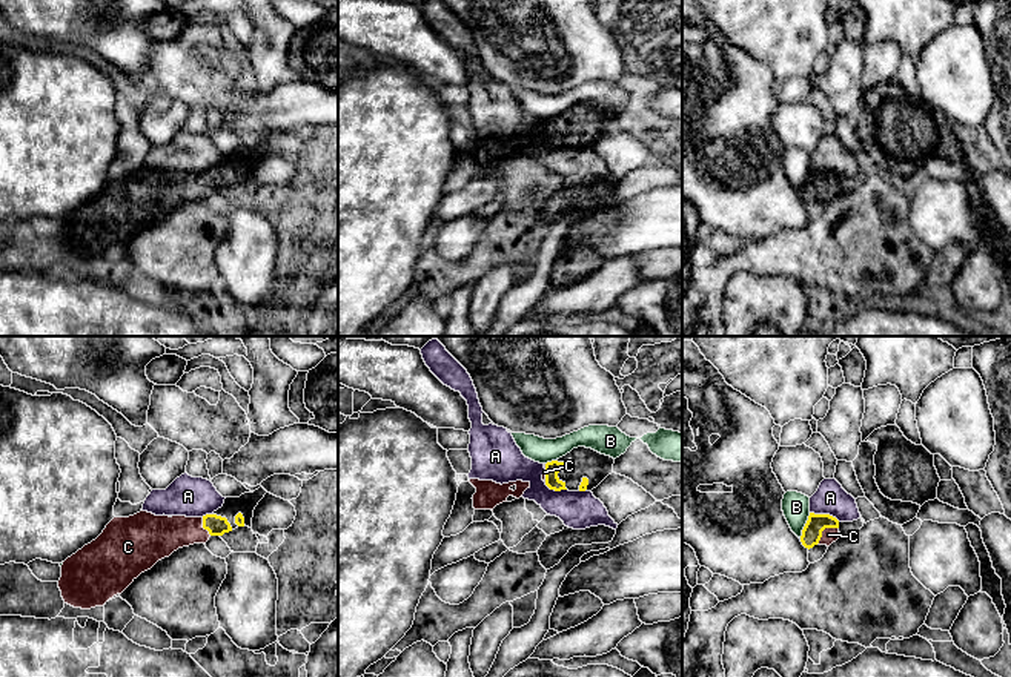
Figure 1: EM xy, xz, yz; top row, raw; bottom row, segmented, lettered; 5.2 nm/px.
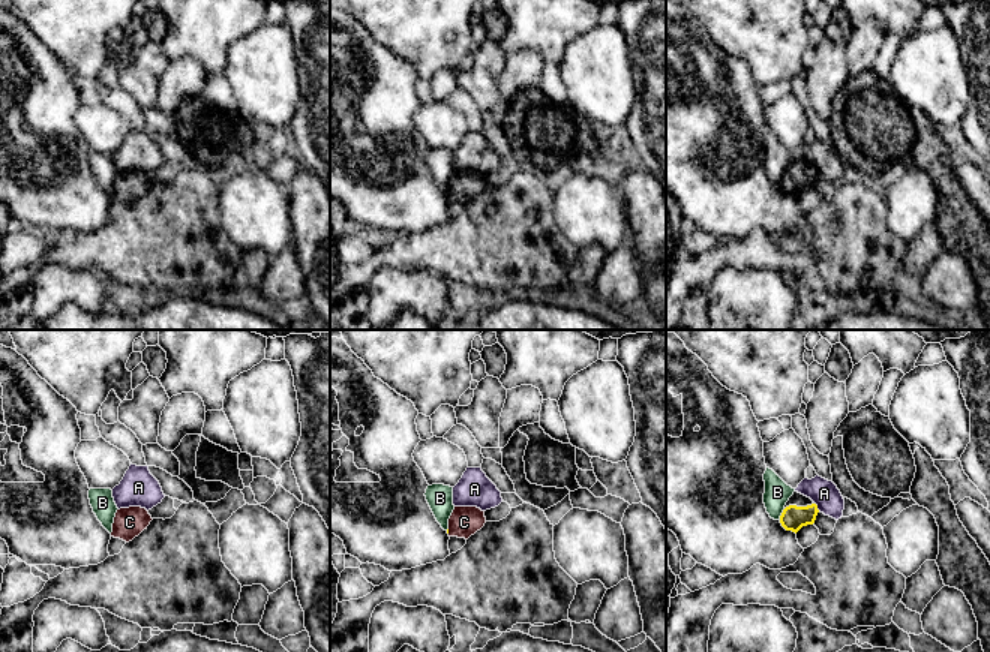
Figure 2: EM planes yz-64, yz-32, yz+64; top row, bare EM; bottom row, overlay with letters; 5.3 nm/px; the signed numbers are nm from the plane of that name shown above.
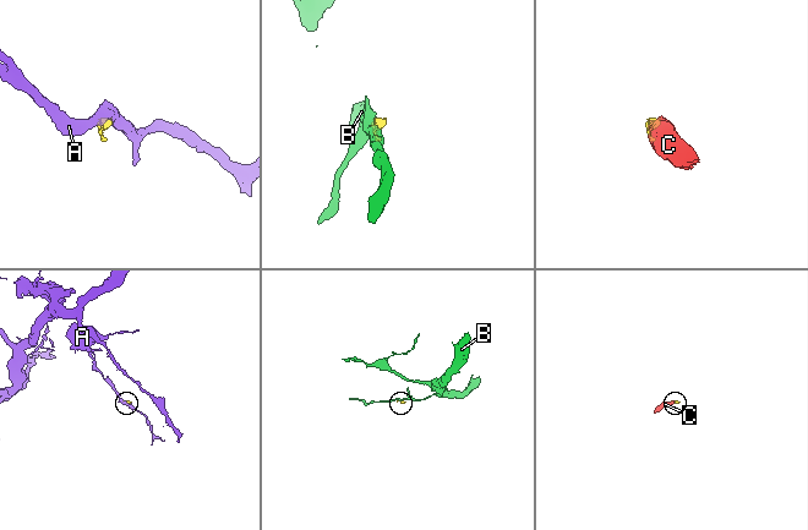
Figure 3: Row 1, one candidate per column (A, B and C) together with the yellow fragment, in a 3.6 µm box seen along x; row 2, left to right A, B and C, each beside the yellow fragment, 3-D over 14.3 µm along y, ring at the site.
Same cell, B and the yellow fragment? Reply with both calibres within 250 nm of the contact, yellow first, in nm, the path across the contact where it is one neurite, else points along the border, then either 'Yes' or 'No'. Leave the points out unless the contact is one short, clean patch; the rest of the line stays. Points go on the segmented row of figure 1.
Thickness 110 nm (yellow) against 140 nm. Boundary: yz (810, 513), (799, 538). No

